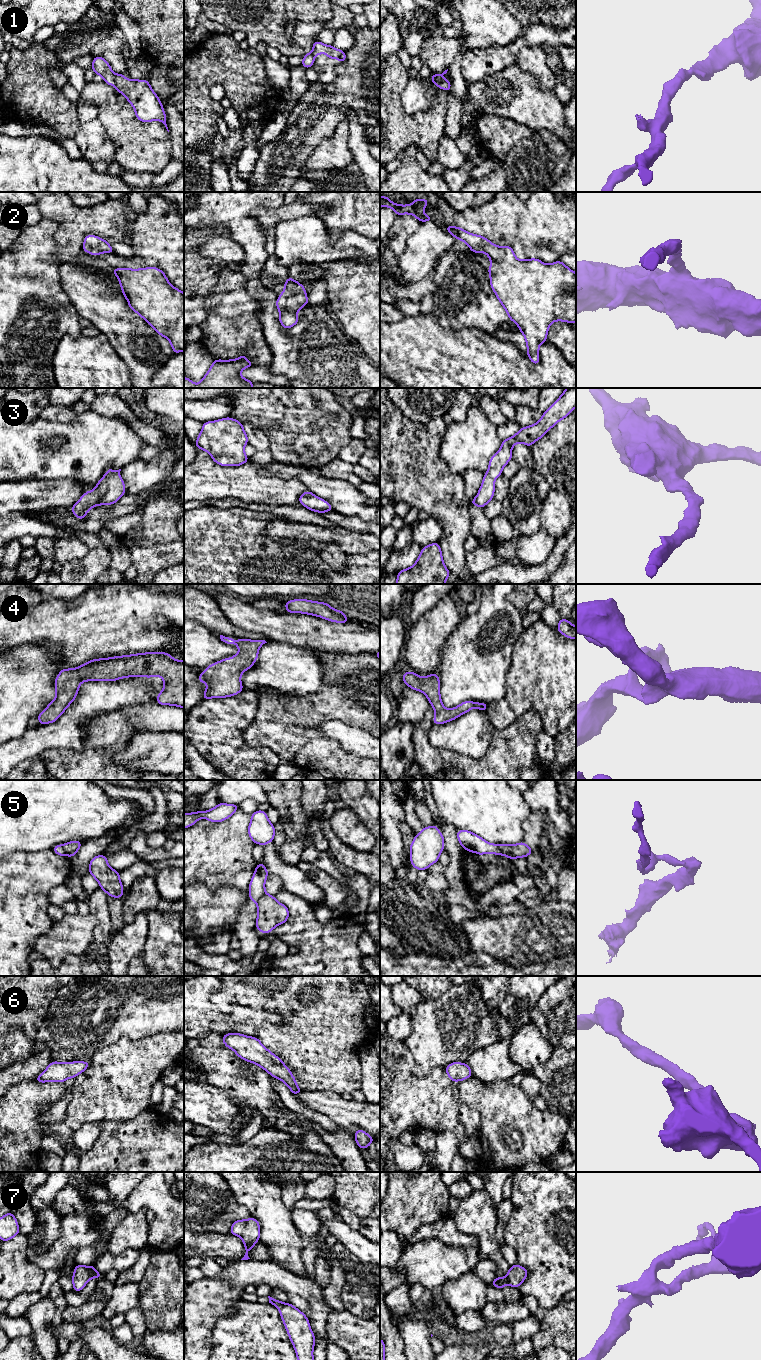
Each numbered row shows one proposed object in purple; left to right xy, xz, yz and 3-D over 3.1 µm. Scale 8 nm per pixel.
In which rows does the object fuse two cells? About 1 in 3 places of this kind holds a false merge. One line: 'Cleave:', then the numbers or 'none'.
Cleave: 1, 5

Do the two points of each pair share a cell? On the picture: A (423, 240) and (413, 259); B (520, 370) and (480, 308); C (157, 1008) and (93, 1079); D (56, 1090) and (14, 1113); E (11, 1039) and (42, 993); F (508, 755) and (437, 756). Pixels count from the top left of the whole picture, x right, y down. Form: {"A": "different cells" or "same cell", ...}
{"A": "same cell", "B": "different cells", "C": "different cells", "D": "same cell", "E": "same cell", "F": "same cell"}

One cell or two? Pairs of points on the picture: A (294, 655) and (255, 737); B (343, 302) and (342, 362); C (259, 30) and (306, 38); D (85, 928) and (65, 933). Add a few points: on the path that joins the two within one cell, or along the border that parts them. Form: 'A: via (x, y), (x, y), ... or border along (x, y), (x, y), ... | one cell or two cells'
A: border along (269, 688), (299, 697) | two cells
B: border along (331, 310), (341, 329), (360, 346) | two cells
C: border along (292, 38), (306, 51) | two cells
D: via (80, 928), (70, 933) | one cell

